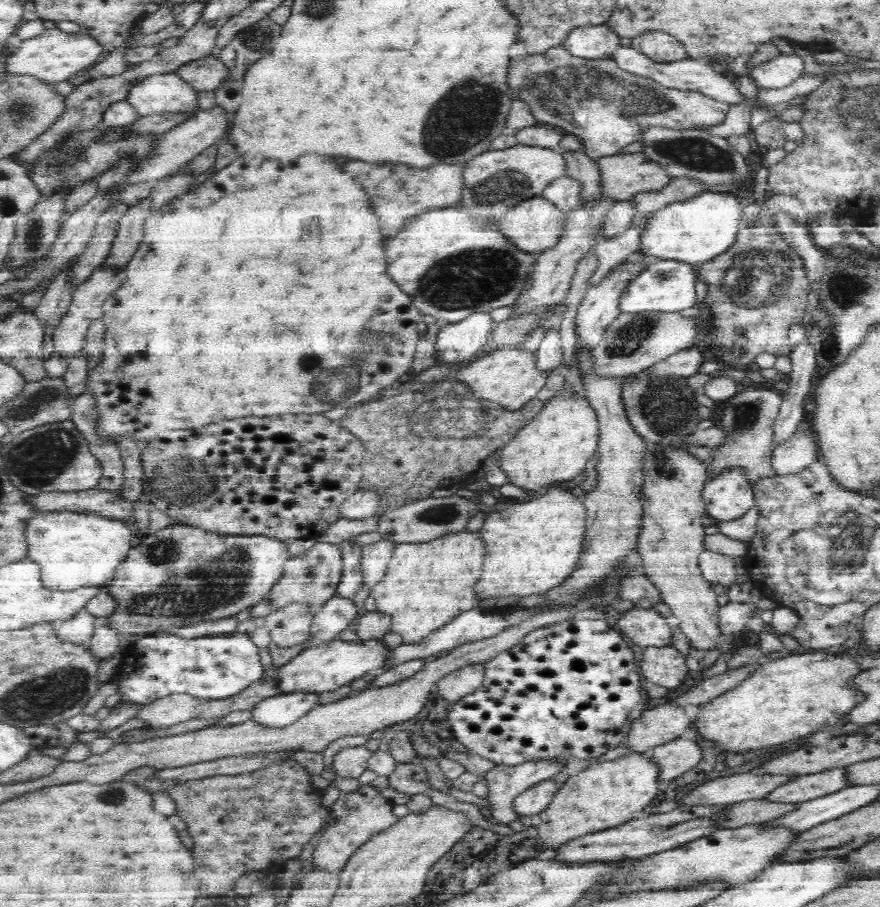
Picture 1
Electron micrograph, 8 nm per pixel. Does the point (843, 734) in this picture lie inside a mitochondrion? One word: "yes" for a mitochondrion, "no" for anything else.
no

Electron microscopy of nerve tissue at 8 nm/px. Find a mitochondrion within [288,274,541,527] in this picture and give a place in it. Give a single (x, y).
(446, 417)

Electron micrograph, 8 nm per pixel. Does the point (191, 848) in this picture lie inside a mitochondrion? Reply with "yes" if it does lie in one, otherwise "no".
no

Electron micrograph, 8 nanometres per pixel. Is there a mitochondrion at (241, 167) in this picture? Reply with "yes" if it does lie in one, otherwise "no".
no

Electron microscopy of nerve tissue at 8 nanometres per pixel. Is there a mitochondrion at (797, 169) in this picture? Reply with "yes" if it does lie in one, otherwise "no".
no

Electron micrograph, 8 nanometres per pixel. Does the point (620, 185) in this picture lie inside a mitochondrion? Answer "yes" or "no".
no

